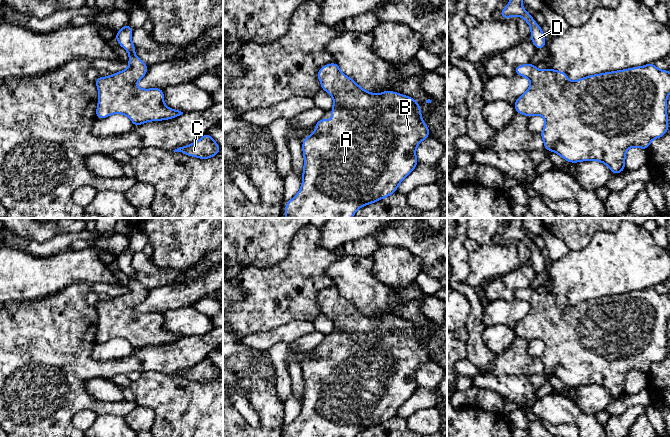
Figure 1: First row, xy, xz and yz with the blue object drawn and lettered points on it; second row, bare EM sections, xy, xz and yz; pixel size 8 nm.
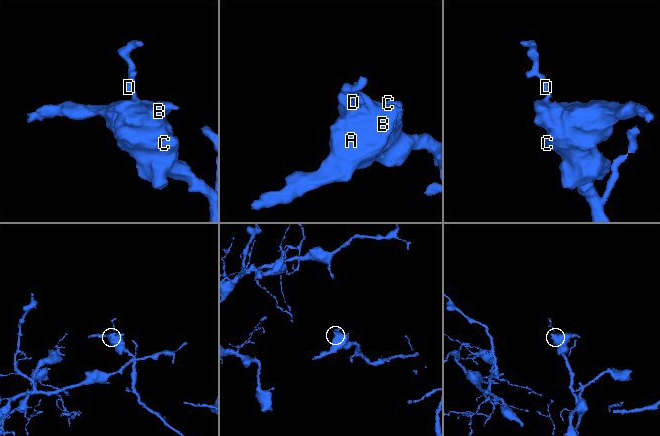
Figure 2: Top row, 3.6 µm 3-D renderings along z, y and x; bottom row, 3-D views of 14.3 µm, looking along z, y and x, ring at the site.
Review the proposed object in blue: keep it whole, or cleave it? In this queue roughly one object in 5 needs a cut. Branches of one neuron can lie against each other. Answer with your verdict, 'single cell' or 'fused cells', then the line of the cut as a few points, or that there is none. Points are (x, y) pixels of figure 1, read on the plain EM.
single cell; no cut

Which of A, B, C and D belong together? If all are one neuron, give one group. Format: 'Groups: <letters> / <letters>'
Groups: A B C D

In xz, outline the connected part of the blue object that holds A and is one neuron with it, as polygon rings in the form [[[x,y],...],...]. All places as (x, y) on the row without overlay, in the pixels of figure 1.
[[[336,286],[323,289],[317,297],[321,307],[321,313],[333,321],[333,331],[330,334],[333,344],[321,342],[315,348],[315,355],[308,359],[302,366],[302,375],[304,379],[304,391],[302,398],[302,409],[298,417],[285,428],[285,437],[356,437],[361,431],[380,425],[385,421],[391,420],[397,416],[400,407],[415,393],[418,389],[416,381],[417,370],[430,360],[428,350],[423,346],[421,333],[418,326],[409,320],[399,318],[394,315],[382,315],[379,319],[366,315],[361,312],[351,301],[343,298]]]

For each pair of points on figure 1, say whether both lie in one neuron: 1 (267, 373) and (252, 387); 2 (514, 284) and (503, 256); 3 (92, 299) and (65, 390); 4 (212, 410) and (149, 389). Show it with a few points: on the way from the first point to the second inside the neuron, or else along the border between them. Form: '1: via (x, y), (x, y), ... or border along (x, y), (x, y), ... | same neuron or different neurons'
1: border along (253, 355), (253, 368), (263, 378), (274, 382) | different neurons
2: border along (521, 264), (502, 278) | different neurons
3: border along (91, 290), (87, 295), (86, 301), (93, 306) | different neurons
4: via (196, 410), (183, 408), (174, 399), (165, 394) | same neuron

